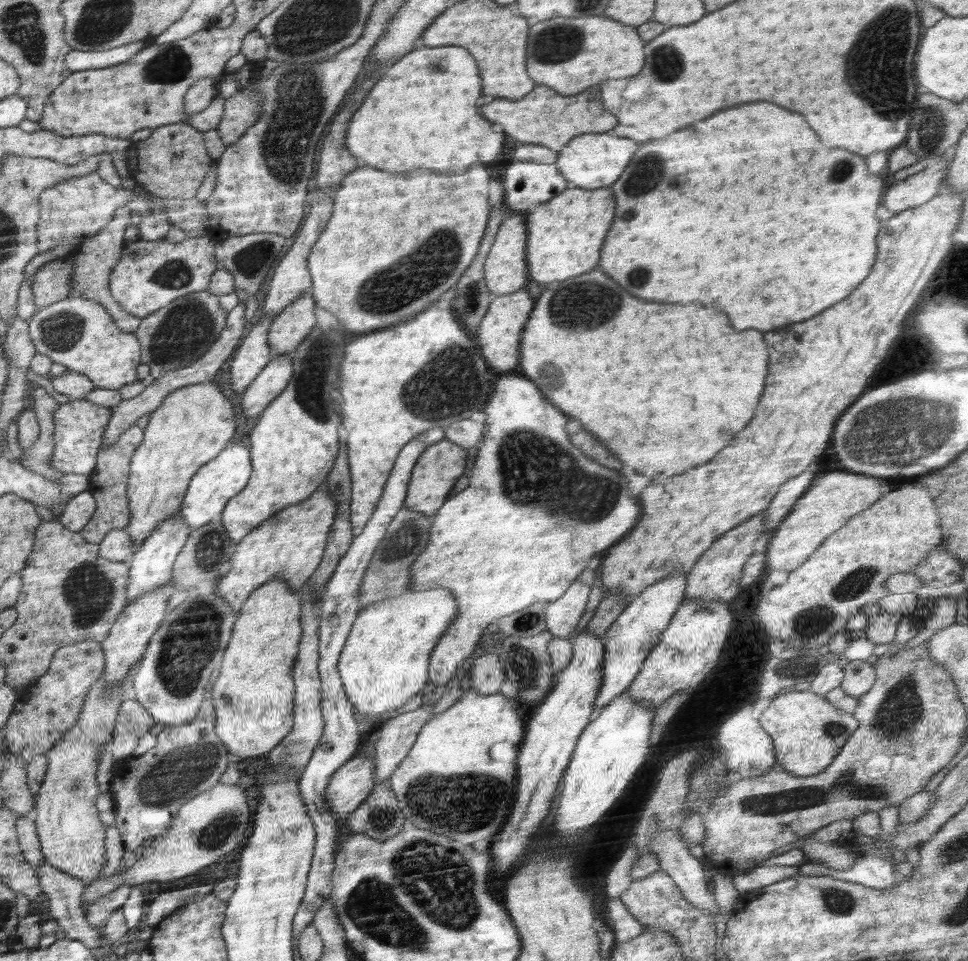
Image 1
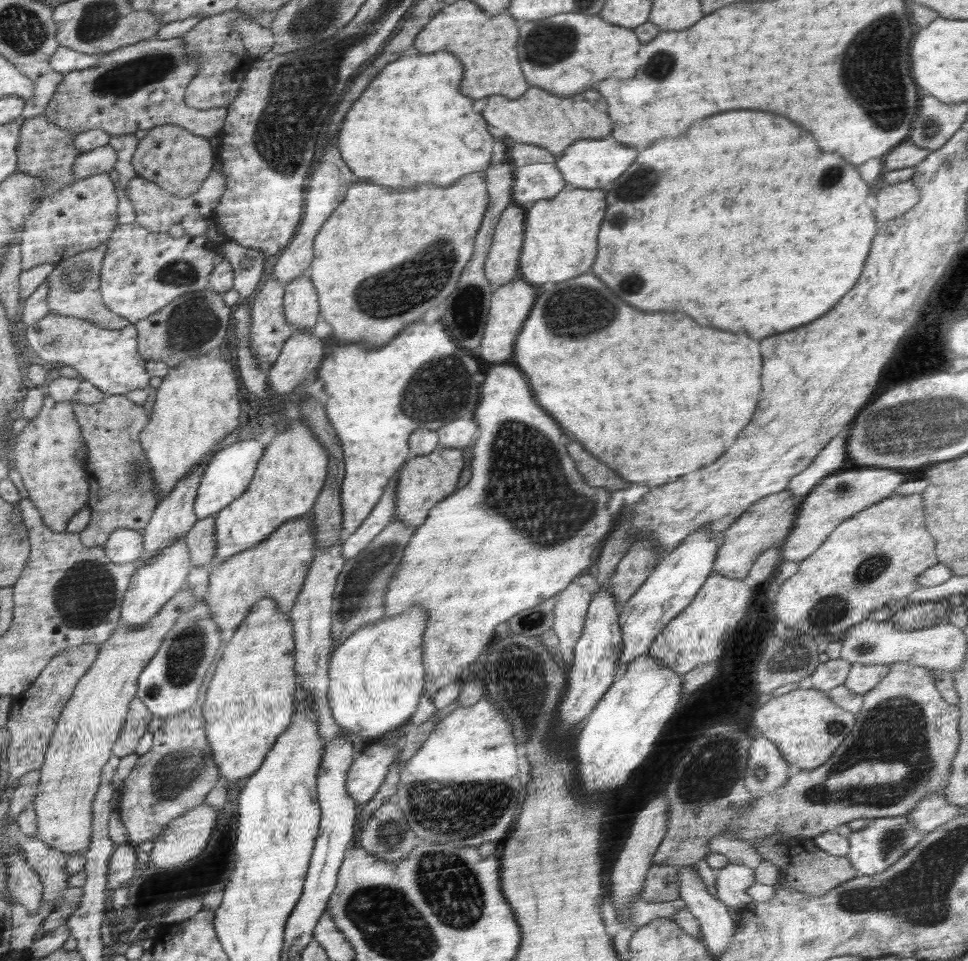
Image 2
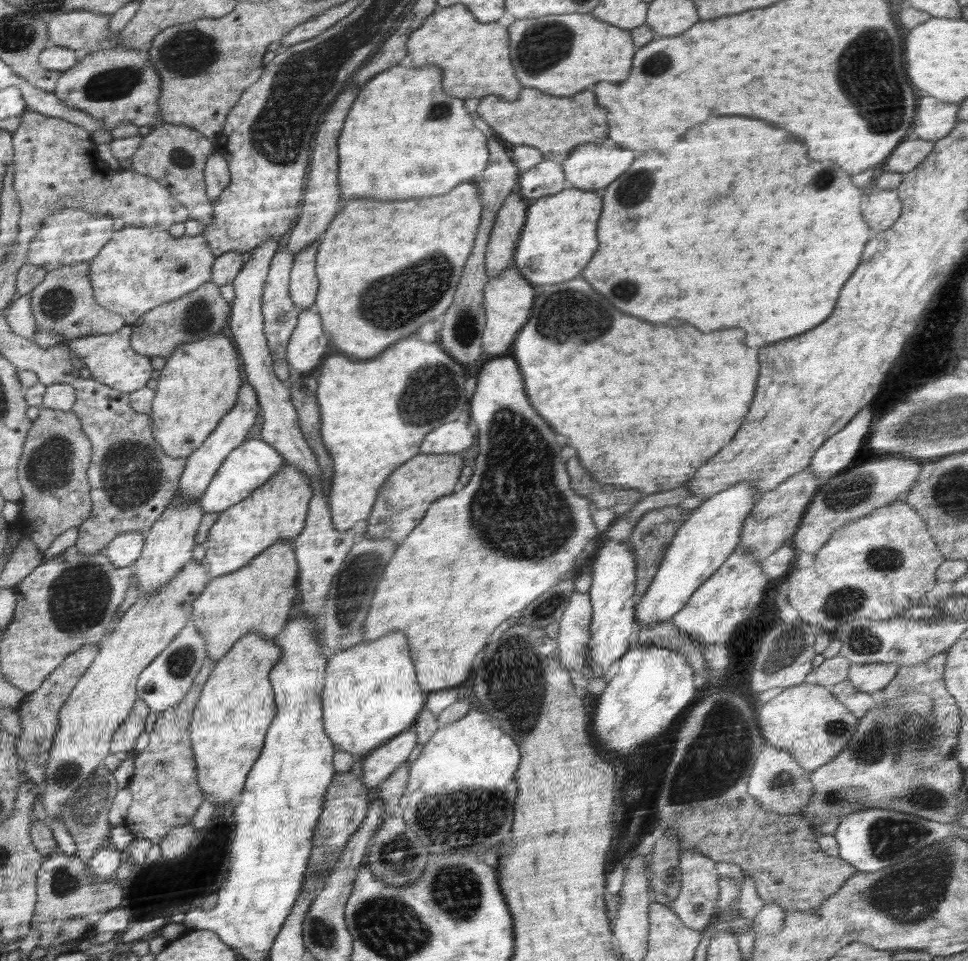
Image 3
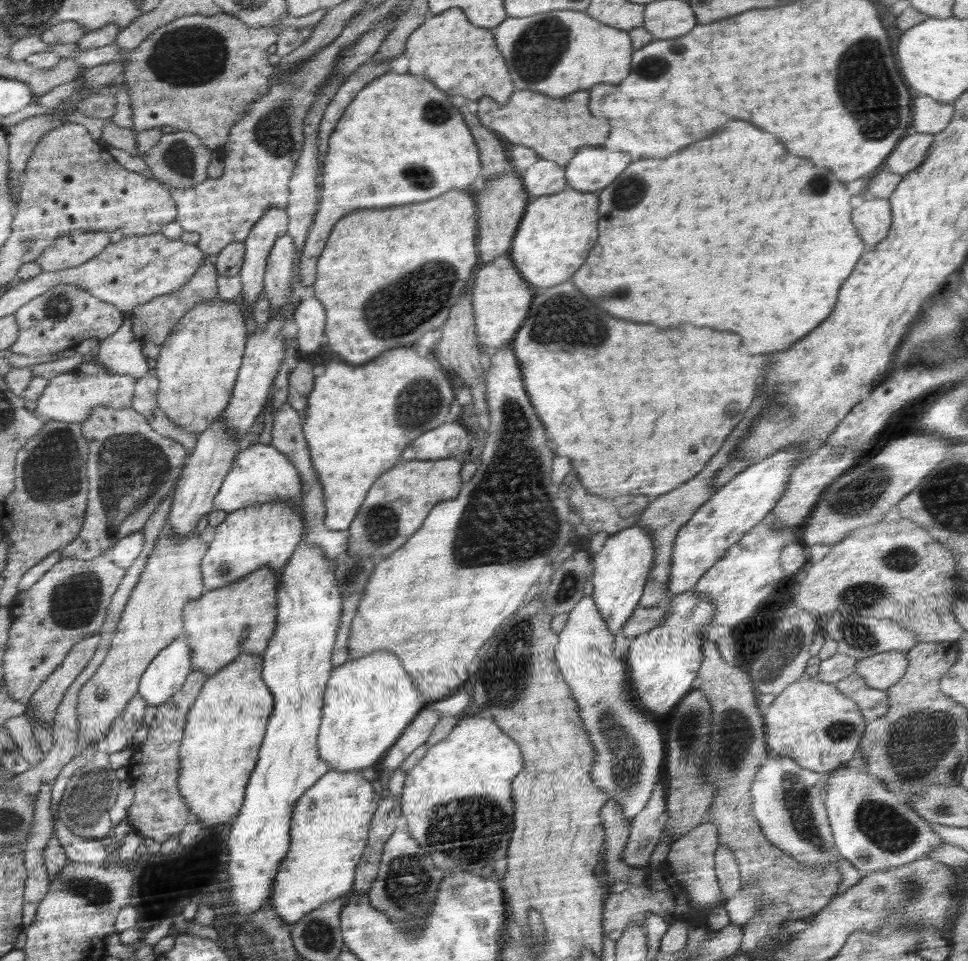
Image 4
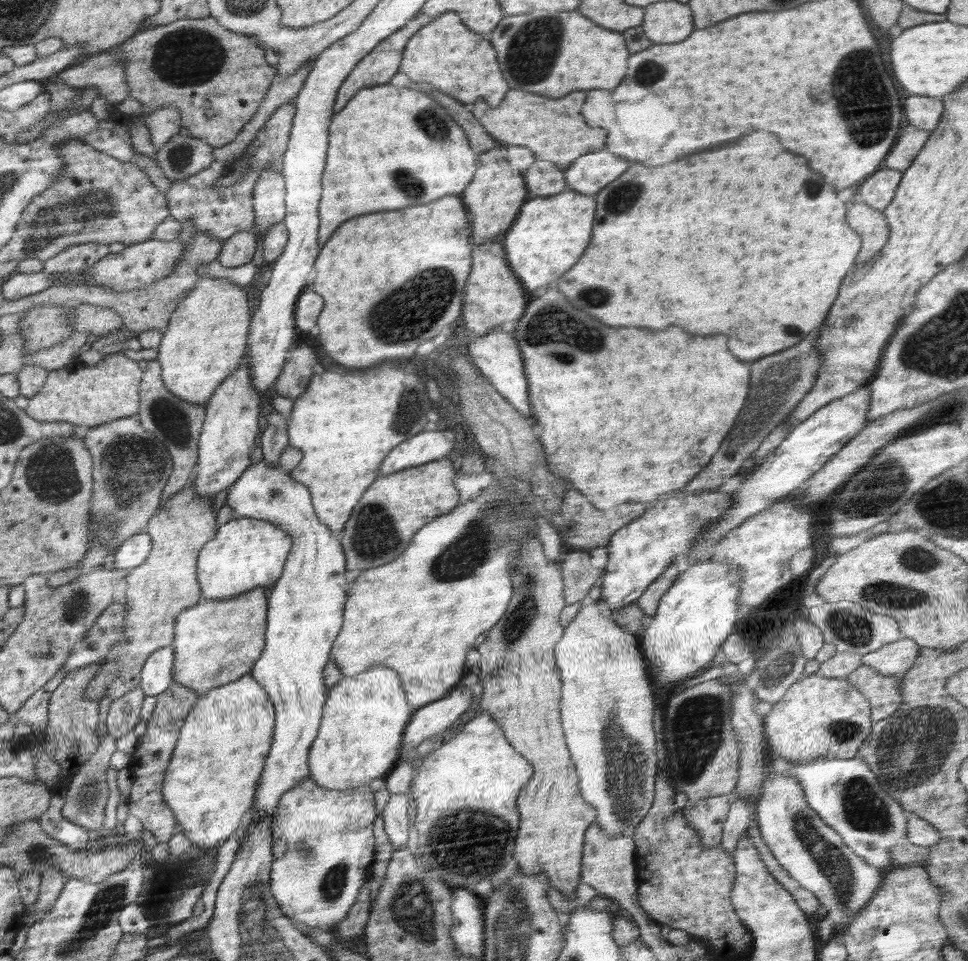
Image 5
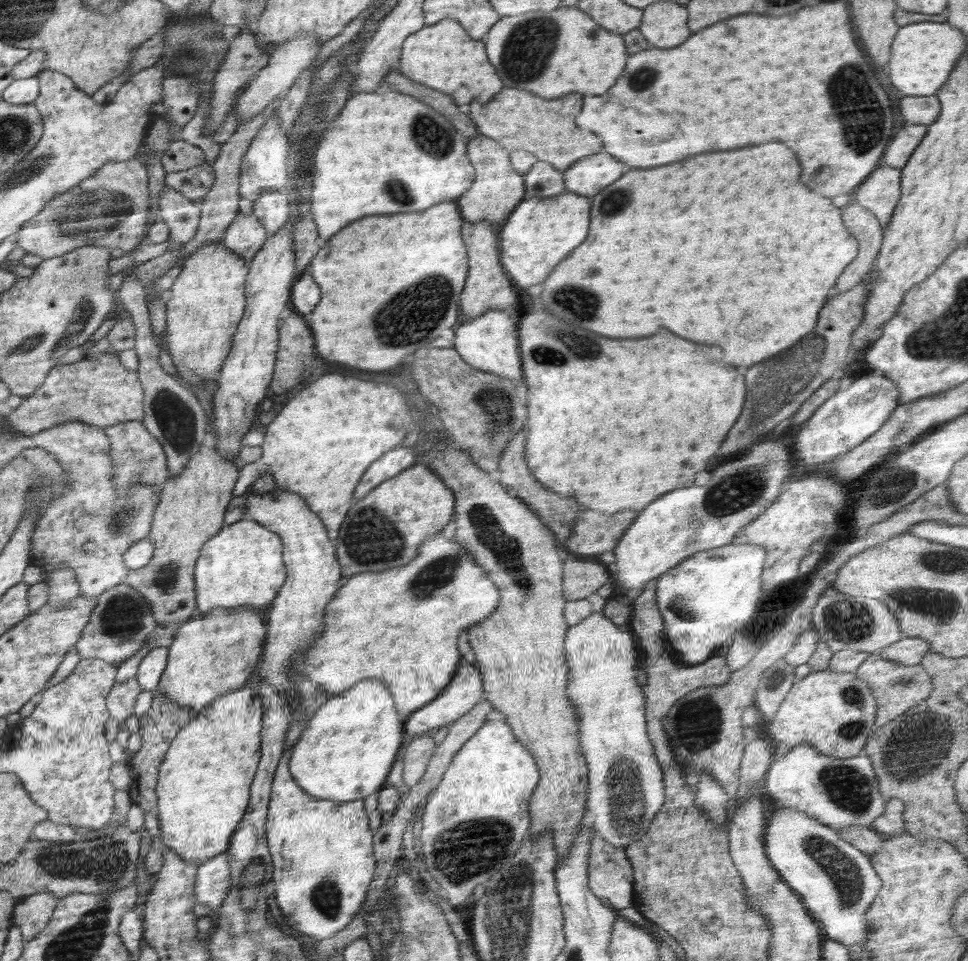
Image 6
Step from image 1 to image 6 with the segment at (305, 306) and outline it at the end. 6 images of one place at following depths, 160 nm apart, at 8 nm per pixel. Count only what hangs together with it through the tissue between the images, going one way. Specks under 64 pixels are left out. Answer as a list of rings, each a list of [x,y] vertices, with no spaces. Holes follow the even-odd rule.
[[[383,87],[381,90],[372,93],[358,93],[352,96],[345,108],[339,113],[339,118],[325,128],[323,140],[315,150],[316,160],[314,160],[313,180],[312,180],[312,198],[311,213],[317,226],[320,238],[330,238],[338,230],[342,230],[351,222],[358,221],[364,217],[372,217],[378,214],[404,214],[404,212],[420,212],[444,201],[456,200],[472,186],[475,179],[475,168],[472,166],[468,156],[464,156],[467,150],[466,136],[460,134],[452,123],[442,116],[437,110],[428,106],[427,103],[412,95],[402,94],[400,91],[392,91],[390,88]]]

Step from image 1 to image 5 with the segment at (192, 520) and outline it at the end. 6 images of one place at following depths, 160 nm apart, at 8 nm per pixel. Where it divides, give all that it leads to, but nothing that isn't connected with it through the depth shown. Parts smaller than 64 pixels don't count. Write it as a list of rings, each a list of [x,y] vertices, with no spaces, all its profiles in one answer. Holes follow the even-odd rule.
[[[263,460],[254,463],[228,490],[226,506],[234,509],[236,519],[249,516],[271,522],[290,534],[294,544],[282,576],[270,587],[267,648],[251,672],[256,682],[272,694],[271,701],[276,702],[276,746],[271,746],[272,754],[267,754],[256,799],[245,823],[220,846],[214,871],[222,876],[235,864],[236,854],[240,854],[240,846],[248,842],[246,837],[251,830],[266,815],[274,820],[283,794],[309,778],[308,753],[317,737],[323,706],[327,702],[326,666],[343,628],[350,589],[342,543],[326,523],[320,522],[307,486],[296,482],[286,469],[267,466]]]

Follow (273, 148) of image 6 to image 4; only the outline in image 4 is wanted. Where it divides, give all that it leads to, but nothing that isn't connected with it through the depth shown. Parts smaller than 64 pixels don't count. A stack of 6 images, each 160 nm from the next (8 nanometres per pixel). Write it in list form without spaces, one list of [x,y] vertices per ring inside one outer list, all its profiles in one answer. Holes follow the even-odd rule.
[[[268,209],[251,229],[250,236],[243,240],[245,259],[239,275],[242,279],[241,295],[238,299],[252,306],[263,289],[268,266],[268,255],[275,242],[287,232],[290,221],[284,209]]]

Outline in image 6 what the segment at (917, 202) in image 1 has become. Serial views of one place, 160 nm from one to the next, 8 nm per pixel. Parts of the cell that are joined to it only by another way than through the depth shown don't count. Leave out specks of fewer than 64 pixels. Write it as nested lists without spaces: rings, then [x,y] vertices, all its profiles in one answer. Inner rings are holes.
[[[851,201],[842,214],[842,220],[848,232],[858,240],[859,249],[850,266],[838,276],[834,288],[830,290],[830,296],[850,290],[862,280],[862,276],[875,262],[883,241],[883,228],[876,215],[860,203]]]

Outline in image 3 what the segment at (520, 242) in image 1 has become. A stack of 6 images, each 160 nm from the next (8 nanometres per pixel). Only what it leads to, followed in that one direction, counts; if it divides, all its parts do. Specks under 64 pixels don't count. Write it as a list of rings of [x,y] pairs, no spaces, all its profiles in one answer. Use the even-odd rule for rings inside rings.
[[[516,185],[503,200],[490,232],[485,250],[485,271],[489,277],[496,276],[512,266],[513,254],[522,232],[527,213],[526,199]]]

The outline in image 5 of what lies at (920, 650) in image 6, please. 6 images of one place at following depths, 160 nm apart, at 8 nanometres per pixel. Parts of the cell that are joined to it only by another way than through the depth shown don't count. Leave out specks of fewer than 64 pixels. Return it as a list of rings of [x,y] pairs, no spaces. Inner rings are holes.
[[[903,637],[898,642],[886,644],[882,648],[862,655],[862,664],[871,666],[880,674],[902,675],[914,666],[914,661],[918,656],[918,644]]]

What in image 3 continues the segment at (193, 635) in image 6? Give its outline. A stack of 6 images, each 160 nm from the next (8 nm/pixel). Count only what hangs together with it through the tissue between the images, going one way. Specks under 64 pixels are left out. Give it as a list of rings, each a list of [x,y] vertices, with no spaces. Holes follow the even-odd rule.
[[[279,539],[243,568],[210,579],[200,598],[195,600],[196,610],[192,609],[194,616],[191,616],[193,625],[206,639],[207,658],[219,661],[249,632],[259,632],[273,640],[286,626],[288,612],[295,604],[299,571],[293,541]]]

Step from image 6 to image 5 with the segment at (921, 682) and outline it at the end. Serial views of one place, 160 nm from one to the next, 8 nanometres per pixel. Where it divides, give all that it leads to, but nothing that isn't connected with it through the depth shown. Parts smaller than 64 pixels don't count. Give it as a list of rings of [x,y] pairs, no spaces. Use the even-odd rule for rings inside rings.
[[[866,665],[859,666],[847,676],[848,680],[868,699],[872,724],[892,716],[900,708],[903,701],[903,694],[900,693],[902,677],[905,677],[904,674],[889,677]]]

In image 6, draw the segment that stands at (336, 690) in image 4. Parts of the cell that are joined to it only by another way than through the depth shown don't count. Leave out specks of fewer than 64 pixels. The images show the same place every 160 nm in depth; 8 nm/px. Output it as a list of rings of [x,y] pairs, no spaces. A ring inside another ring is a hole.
[[[379,678],[360,681],[342,694],[332,695],[307,722],[304,738],[291,748],[290,773],[314,798],[348,802],[380,790],[402,744],[402,721],[394,699]]]

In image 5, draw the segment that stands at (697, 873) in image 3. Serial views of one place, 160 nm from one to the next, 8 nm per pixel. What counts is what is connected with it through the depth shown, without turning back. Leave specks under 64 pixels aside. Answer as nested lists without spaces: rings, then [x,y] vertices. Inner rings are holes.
[[[715,796],[698,802],[688,801],[682,809],[689,827],[695,828],[701,836],[700,844],[714,847],[721,844],[723,824],[731,805],[731,796]]]

